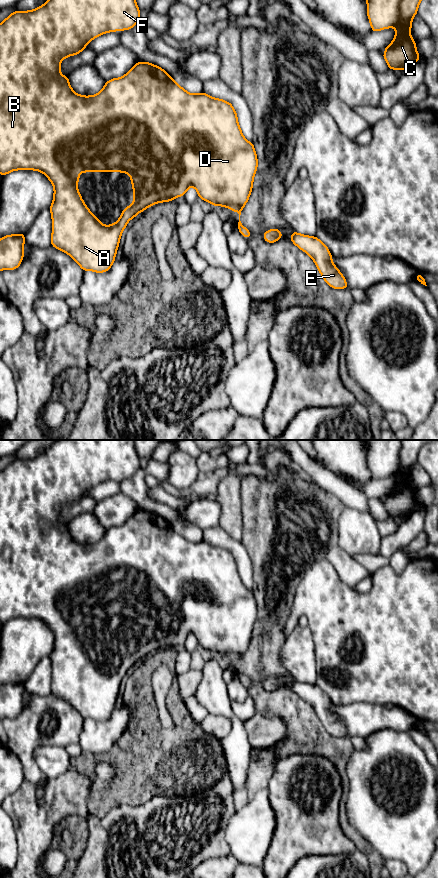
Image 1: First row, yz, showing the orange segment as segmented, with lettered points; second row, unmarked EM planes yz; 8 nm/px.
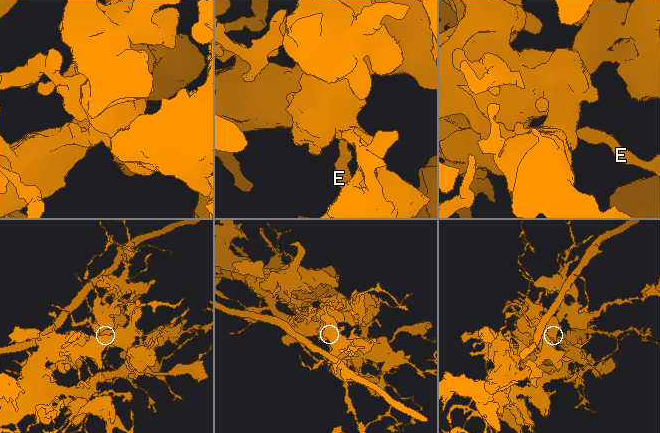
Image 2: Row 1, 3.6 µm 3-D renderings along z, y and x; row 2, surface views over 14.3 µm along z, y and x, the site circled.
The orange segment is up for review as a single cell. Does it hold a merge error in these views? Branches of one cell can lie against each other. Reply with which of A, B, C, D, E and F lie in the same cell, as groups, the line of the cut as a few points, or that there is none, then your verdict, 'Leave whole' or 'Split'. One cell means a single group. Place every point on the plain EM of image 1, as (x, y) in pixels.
Groups: A B C D E F. No split. Leave whole

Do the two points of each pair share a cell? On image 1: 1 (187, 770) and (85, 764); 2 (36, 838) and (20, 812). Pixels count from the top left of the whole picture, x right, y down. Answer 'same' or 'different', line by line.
1: same
2: same

